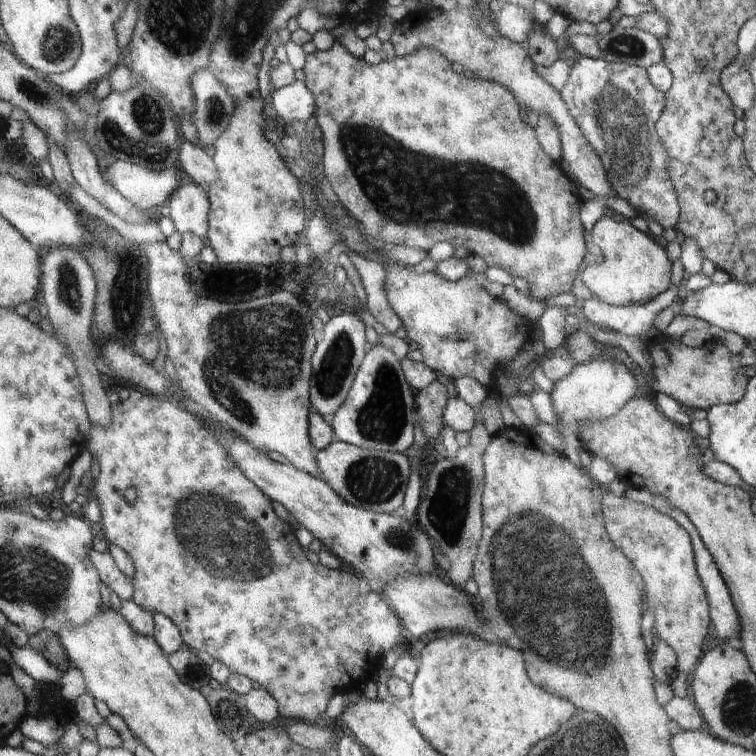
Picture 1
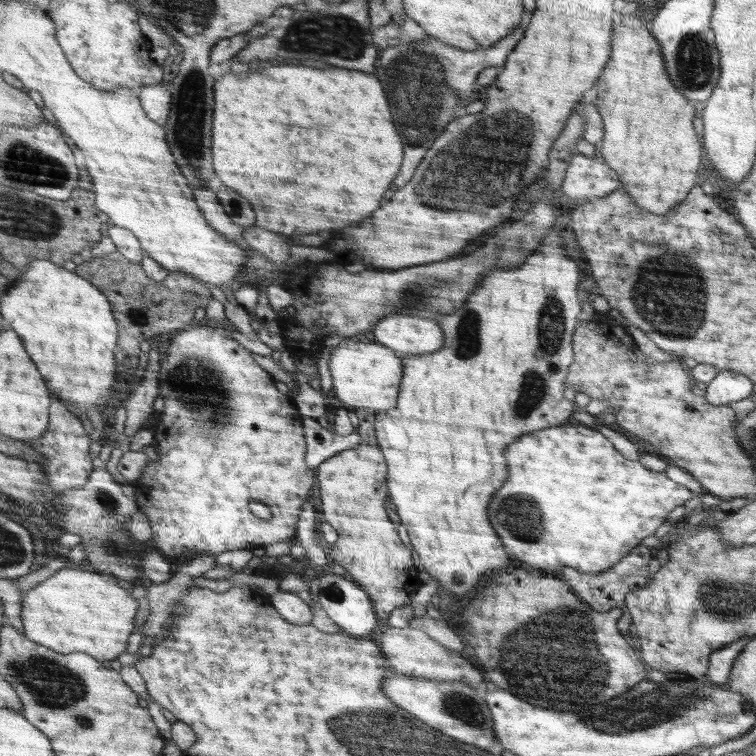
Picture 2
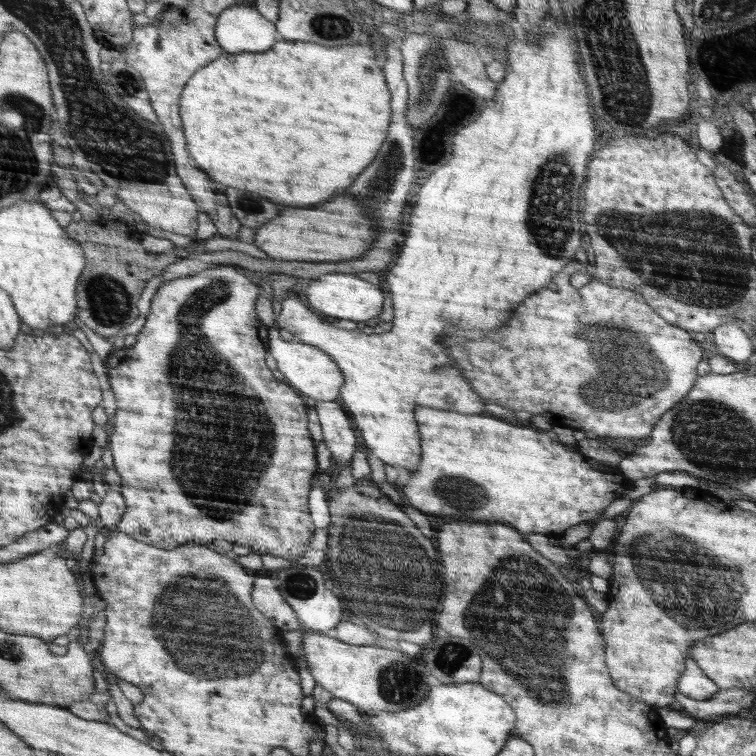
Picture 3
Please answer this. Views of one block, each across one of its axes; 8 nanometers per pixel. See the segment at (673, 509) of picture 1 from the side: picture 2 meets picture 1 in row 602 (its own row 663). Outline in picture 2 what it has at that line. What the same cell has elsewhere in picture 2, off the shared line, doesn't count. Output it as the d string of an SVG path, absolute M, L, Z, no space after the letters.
M742 638L723 646L723 648L716 651L716 654L712 654L710 666L708 666L710 670L706 674L708 678L702 678L702 680L712 682L716 686L726 686L726 683L730 681L732 666L734 666L736 658L739 657L739 654L747 646L749 639Z

